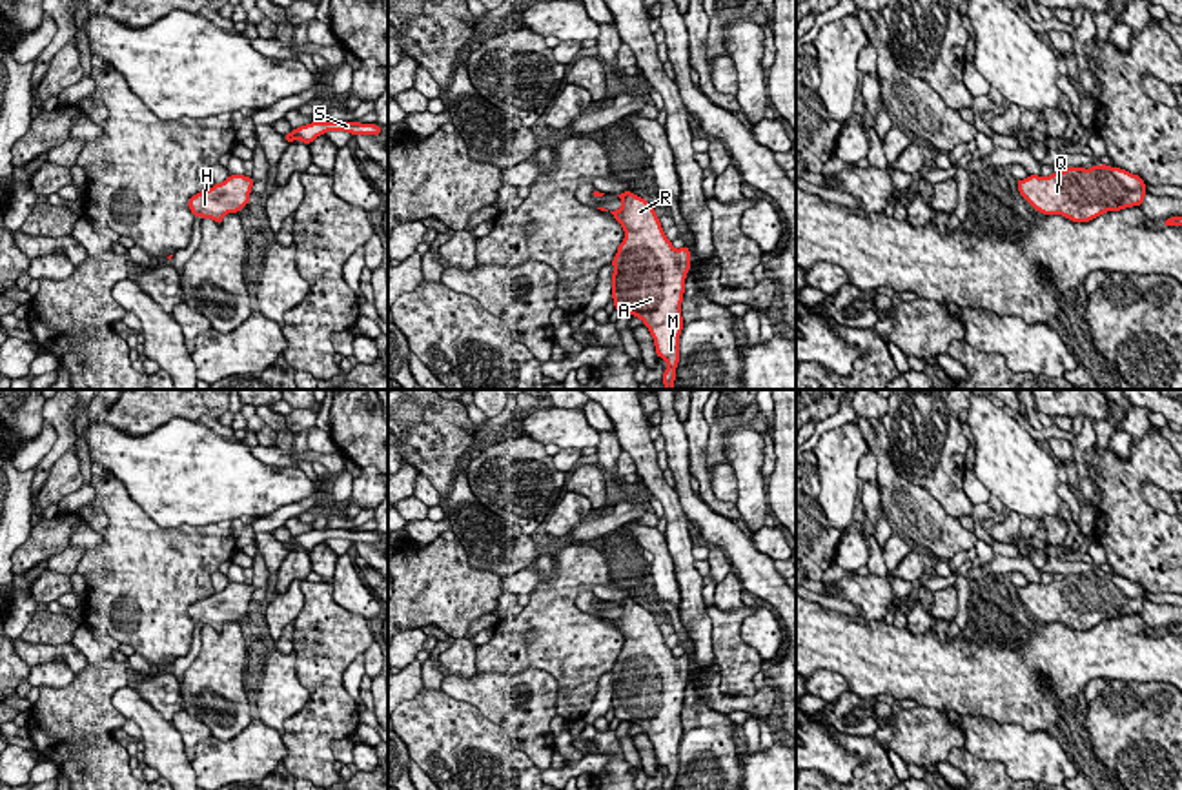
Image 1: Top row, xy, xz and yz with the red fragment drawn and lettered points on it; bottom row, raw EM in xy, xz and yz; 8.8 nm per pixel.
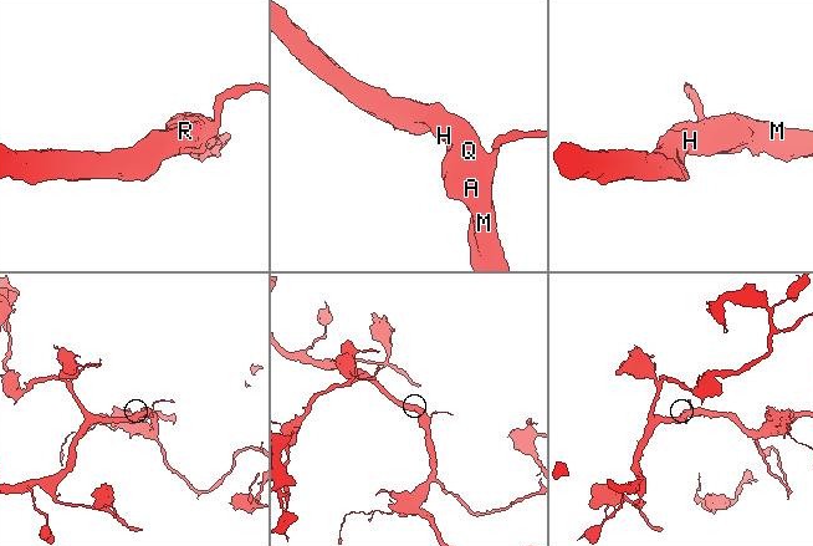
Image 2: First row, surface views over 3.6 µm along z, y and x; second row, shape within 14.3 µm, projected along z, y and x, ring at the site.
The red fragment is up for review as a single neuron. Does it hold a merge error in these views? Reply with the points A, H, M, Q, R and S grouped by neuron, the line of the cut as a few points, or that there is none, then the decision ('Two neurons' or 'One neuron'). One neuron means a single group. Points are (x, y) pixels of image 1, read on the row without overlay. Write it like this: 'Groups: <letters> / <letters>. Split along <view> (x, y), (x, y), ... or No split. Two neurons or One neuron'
Groups: A H M Q R S. No split. One neuron

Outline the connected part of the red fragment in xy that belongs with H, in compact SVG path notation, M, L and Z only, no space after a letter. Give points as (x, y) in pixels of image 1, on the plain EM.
M229 582L222 592L193 603L188 613L193 624L211 626L222 632L228 621L239 621L250 610L253 586L244 582Z

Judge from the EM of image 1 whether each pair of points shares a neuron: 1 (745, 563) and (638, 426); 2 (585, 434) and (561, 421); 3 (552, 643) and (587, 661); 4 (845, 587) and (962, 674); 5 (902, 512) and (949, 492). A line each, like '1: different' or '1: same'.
1: different
2: same
3: same
4: different
5: different

